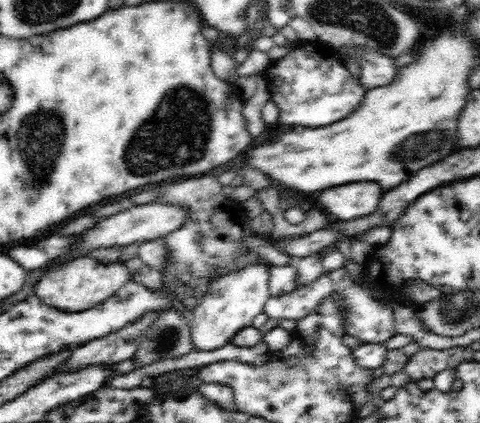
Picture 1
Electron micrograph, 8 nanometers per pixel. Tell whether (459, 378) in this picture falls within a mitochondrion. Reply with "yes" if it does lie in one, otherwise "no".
no

